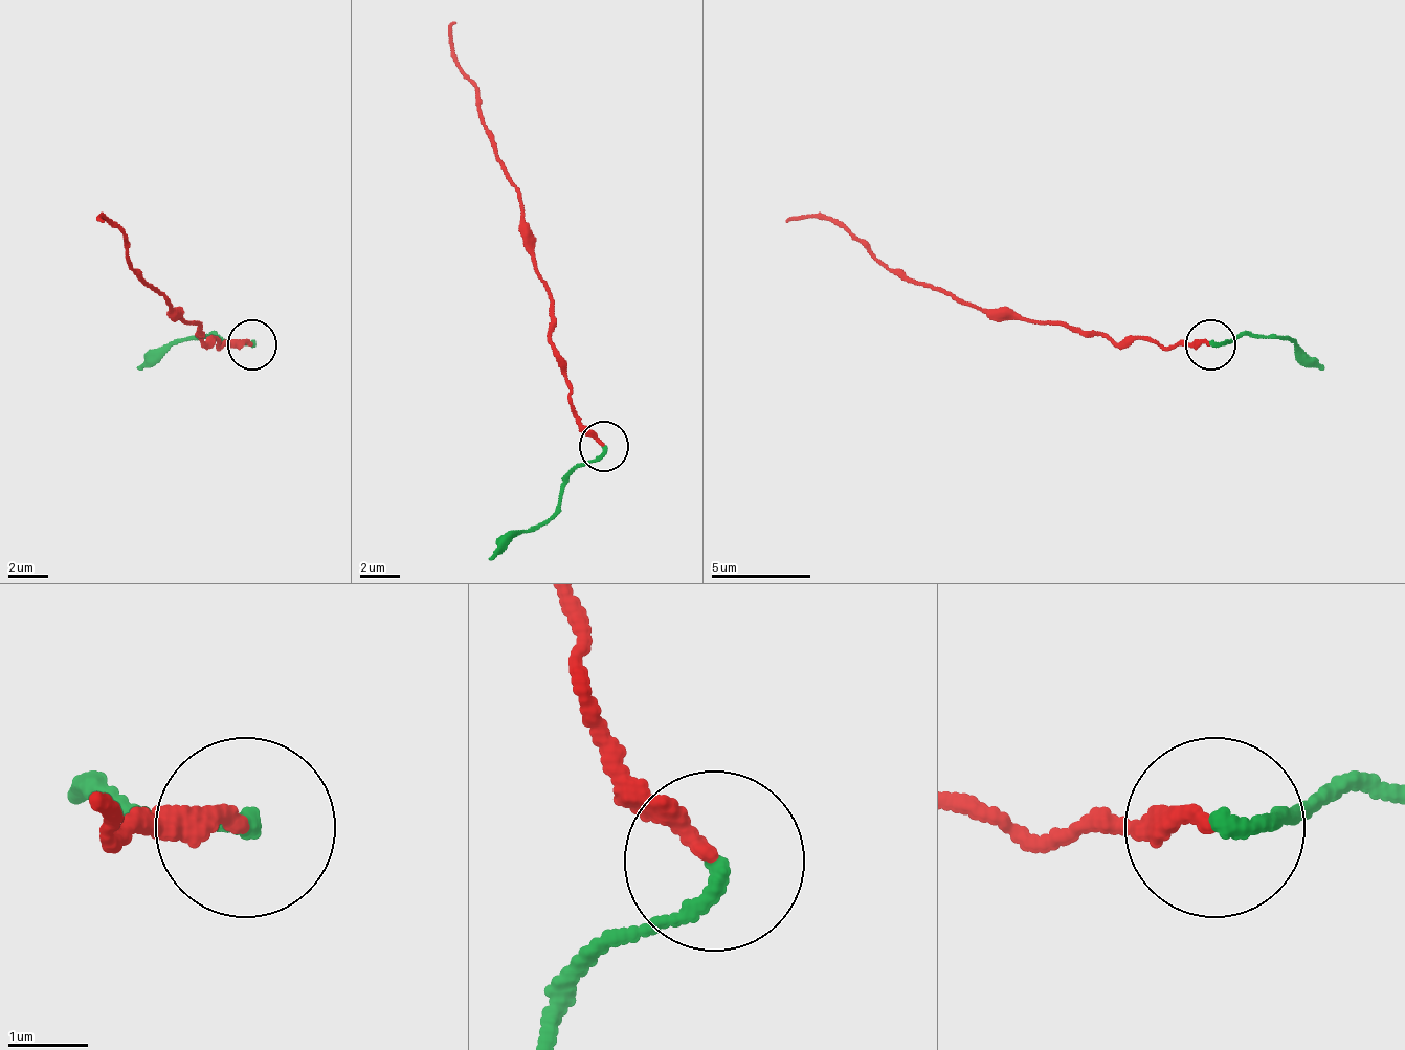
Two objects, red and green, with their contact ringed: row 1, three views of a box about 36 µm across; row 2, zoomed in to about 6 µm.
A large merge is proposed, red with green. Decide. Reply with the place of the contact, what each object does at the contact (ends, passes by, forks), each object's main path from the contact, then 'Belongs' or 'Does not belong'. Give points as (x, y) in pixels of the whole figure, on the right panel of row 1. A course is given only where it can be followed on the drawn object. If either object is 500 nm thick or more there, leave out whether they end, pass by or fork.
Place: (1210, 344). At the ring red ends. At the ring green ends. Course of red: (1209, 345), (1168, 345), (988, 315), (893, 275), (828, 216), (788, 221). Course of green: (1209, 345), (1249, 336), (1284, 336), (1324, 365). Does not belong

